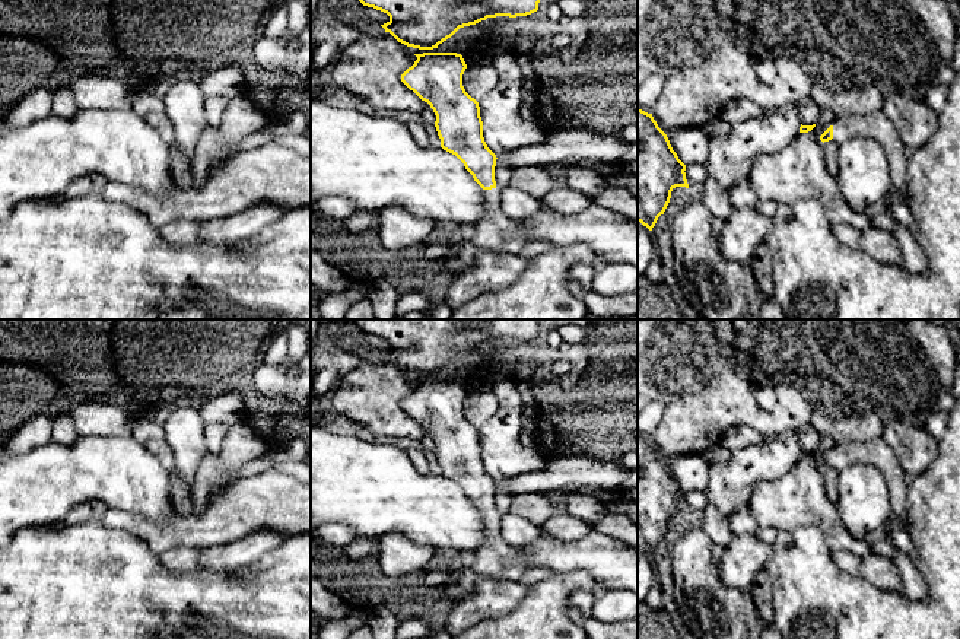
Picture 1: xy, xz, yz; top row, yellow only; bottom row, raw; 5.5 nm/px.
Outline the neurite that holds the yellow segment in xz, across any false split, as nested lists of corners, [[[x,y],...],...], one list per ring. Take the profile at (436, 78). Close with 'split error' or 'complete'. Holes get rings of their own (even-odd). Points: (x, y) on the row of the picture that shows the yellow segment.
[[[423,53],[414,55],[417,60],[401,74],[401,82],[430,105],[436,115],[435,127],[441,139],[441,147],[455,155],[483,188],[486,214],[476,223],[473,245],[477,249],[519,254],[528,242],[527,229],[524,222],[511,220],[500,210],[500,190],[495,181],[498,158],[484,142],[479,102],[462,86],[462,74],[467,69],[462,55],[457,53]]]; split error

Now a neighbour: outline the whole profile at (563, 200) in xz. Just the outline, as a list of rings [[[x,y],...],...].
[[[563,185],[547,193],[541,198],[541,203],[547,204],[556,213],[576,214],[588,209],[594,203],[594,198]]]

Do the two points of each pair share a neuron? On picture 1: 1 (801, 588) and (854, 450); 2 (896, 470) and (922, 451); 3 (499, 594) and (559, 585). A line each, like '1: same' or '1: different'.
1: different
2: different
3: different

